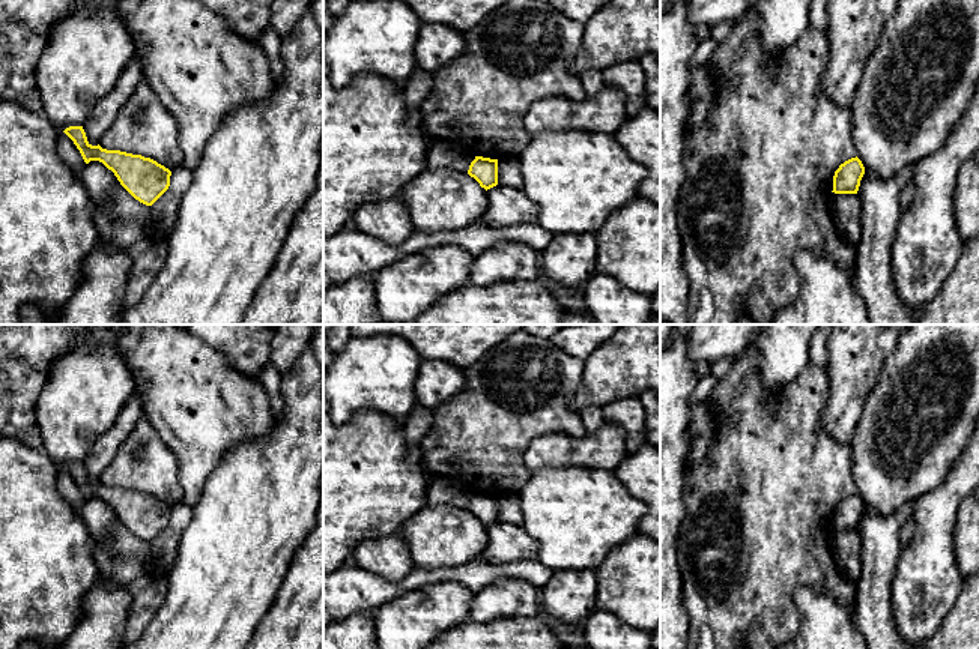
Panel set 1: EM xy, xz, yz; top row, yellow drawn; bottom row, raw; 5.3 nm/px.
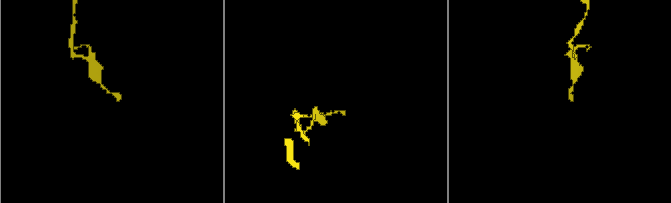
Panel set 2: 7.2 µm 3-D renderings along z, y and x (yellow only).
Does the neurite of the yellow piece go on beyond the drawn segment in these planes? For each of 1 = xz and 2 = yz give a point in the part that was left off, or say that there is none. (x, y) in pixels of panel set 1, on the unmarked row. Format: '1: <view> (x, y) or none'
1: none
2: none

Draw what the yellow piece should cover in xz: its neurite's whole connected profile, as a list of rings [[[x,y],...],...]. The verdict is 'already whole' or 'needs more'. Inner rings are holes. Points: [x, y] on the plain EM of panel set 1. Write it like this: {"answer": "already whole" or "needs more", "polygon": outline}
{"answer": "already whole", "polygon": [[[475,493],[468,511],[486,527],[498,521],[498,496]]]}

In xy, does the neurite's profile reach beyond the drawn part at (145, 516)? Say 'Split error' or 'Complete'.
Complete

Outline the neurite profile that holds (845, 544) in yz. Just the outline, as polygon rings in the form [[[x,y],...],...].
[[[832,529],[832,556],[842,575],[857,583],[862,571],[860,535],[857,530]]]

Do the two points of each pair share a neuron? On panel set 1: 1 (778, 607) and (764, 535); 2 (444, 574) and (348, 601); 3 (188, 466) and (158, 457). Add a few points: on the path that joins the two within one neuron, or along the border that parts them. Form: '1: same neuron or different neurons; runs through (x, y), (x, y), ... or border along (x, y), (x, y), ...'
1: same neuron; runs through (764, 589), (764, 553)
2: same neuron; runs through (420, 577), (378, 577), (372, 582)
3: different neurons; border along (155, 430), (155, 434), (176, 458)

